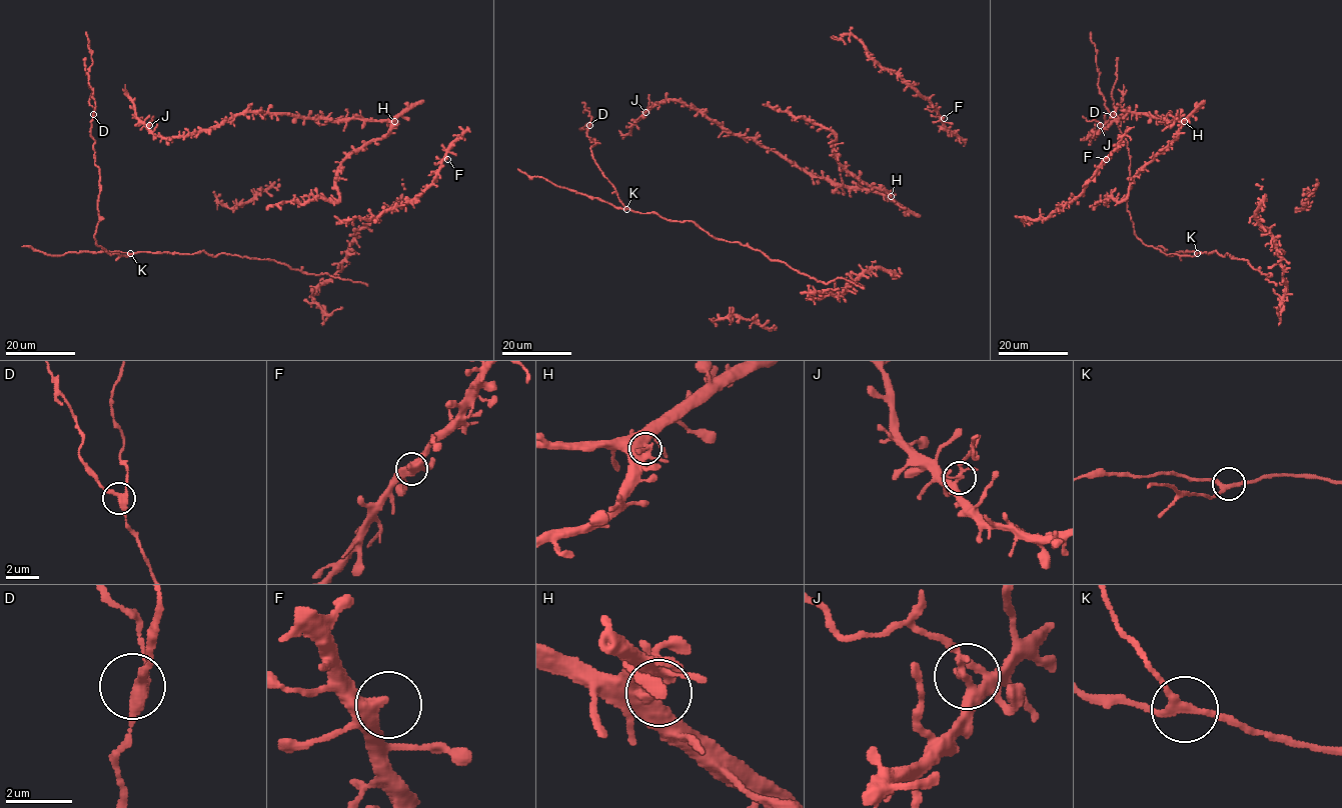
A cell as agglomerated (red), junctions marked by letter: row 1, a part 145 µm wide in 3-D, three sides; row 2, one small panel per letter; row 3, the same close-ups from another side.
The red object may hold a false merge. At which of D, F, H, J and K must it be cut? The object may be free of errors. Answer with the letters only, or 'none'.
J

